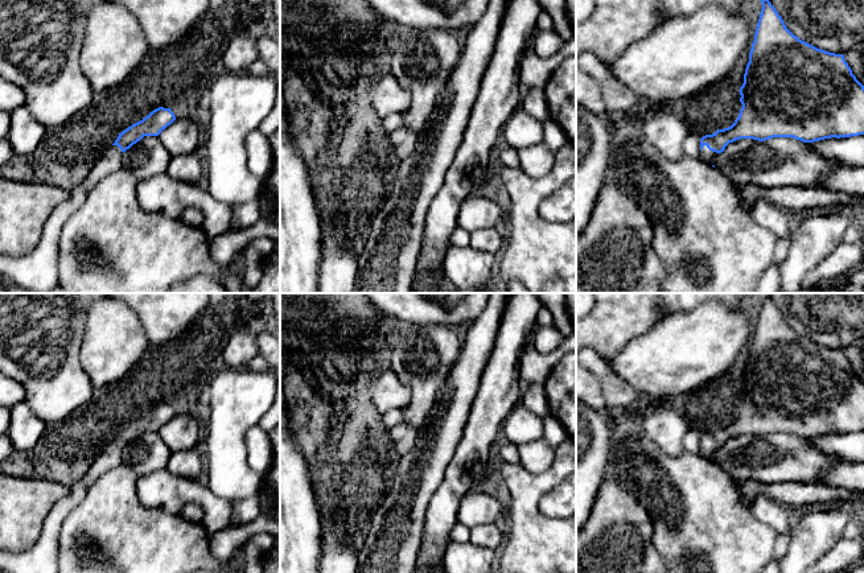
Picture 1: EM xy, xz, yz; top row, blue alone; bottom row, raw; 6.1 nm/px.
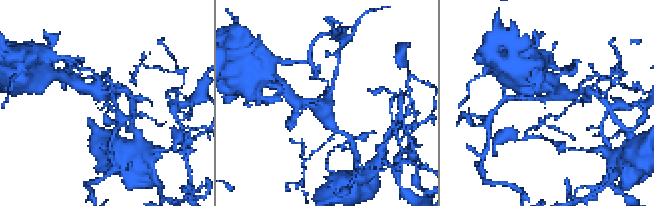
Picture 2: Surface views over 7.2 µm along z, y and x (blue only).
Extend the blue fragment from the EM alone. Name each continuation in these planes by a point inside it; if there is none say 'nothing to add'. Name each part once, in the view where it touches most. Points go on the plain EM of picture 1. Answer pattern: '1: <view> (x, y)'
1: yz (706, 450)

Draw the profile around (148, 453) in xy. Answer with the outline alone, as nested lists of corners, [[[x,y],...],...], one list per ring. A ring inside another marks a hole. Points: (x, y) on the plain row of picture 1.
[[[144,432],[123,449],[122,463],[140,477],[166,469],[170,454],[159,432]]]

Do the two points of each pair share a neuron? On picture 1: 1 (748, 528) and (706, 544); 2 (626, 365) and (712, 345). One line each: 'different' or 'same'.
1: same
2: same

